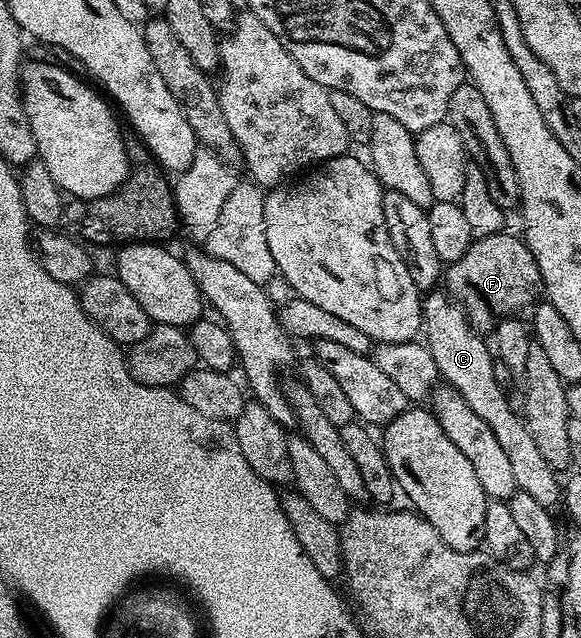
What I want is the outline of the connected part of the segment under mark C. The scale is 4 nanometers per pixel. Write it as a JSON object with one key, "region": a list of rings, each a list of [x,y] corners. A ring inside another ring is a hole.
{"region":[[[447,291],[439,292],[428,292],[422,298],[421,312],[425,344],[433,355],[433,363],[437,363],[440,378],[459,392],[461,399],[465,399],[465,403],[473,407],[476,415],[481,415],[481,419],[489,423],[493,435],[497,435],[497,443],[501,443],[505,456],[513,466],[516,490],[525,495],[533,495],[537,503],[541,503],[546,509],[554,510],[561,501],[560,474],[551,469],[549,463],[545,463],[545,458],[537,448],[537,443],[533,443],[522,416],[516,410],[515,413],[511,410],[511,401],[507,398],[508,390],[499,387],[497,379],[493,379],[496,358],[493,356],[492,346],[482,341],[484,338],[468,321],[460,302]]]}

